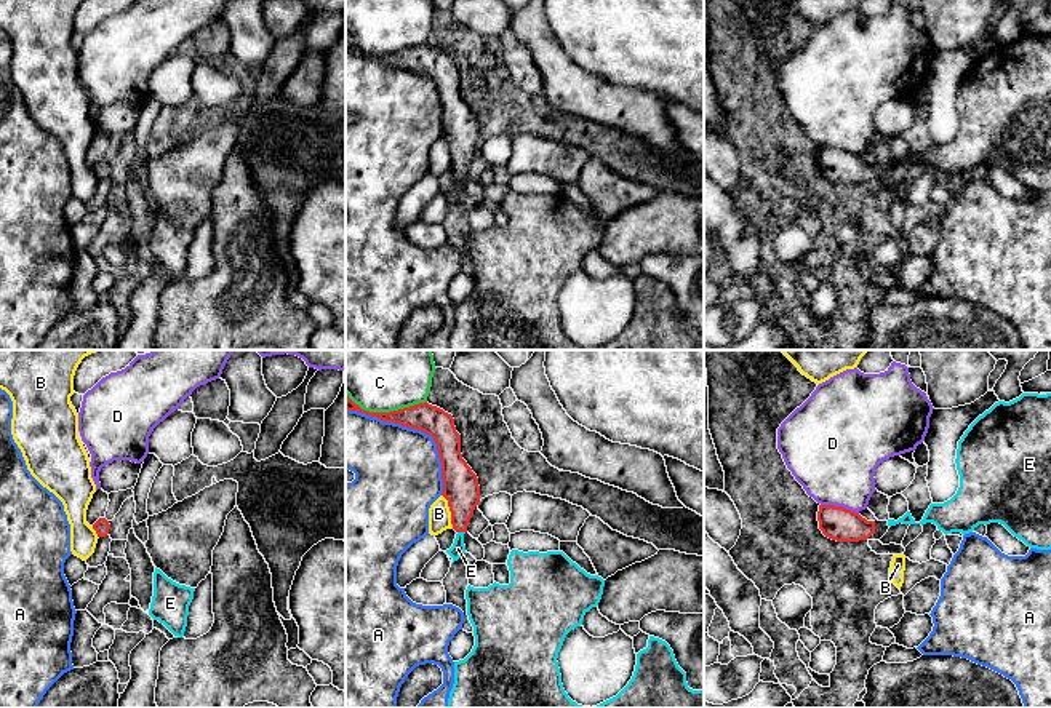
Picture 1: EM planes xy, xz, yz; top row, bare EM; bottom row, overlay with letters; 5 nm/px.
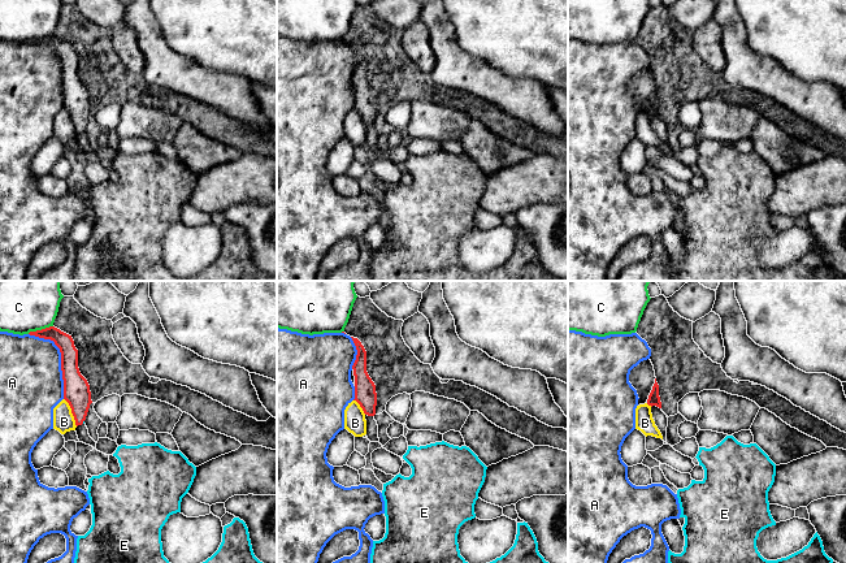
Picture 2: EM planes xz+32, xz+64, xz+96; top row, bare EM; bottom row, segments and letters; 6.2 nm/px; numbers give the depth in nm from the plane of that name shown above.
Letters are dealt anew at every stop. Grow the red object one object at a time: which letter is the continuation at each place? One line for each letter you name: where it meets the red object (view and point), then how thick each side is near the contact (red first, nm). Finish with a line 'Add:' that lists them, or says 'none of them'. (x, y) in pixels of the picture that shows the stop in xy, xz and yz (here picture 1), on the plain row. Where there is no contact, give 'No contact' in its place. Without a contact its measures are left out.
E: Touches red at xz (461, 173). Thickness 180 nm (red) against 70 nm
Add: E

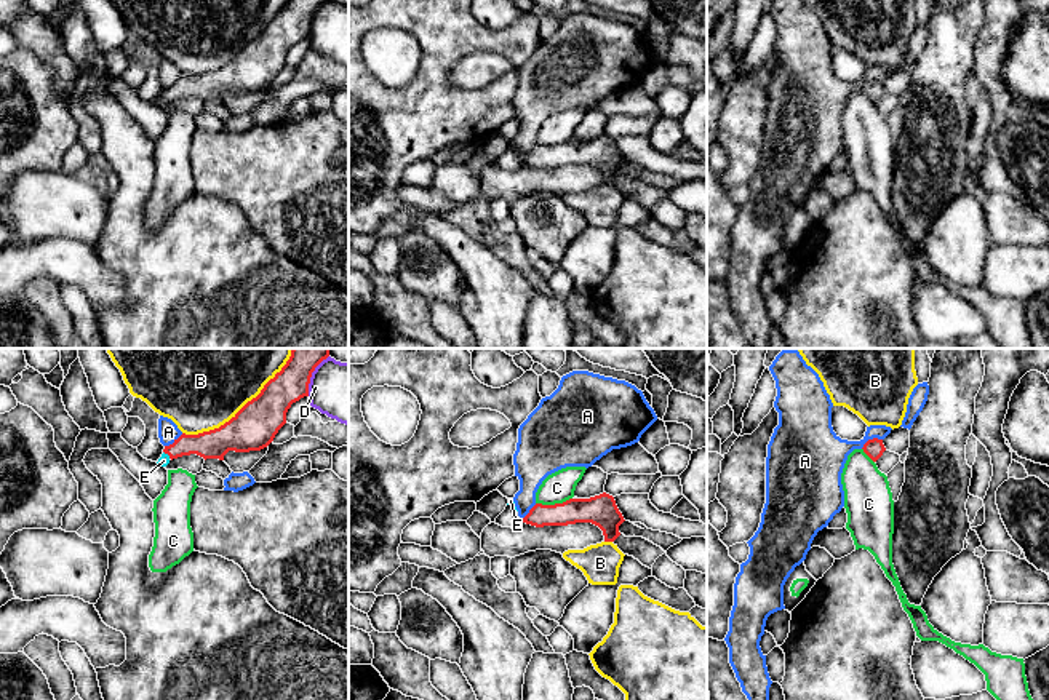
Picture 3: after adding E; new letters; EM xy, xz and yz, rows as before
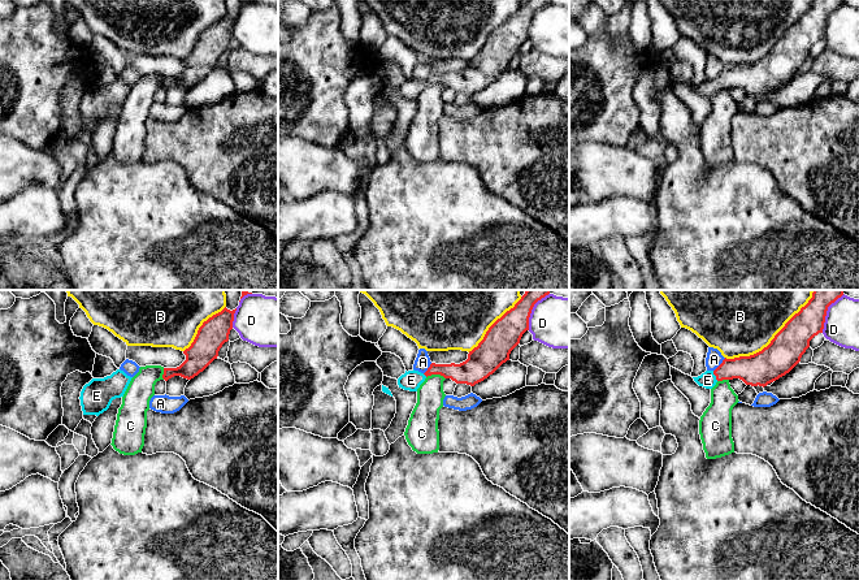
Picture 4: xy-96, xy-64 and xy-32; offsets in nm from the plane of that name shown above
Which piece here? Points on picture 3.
E: Touches red at xy (167, 95). Thickness 140 nm (red) against 60 nm
Add: E

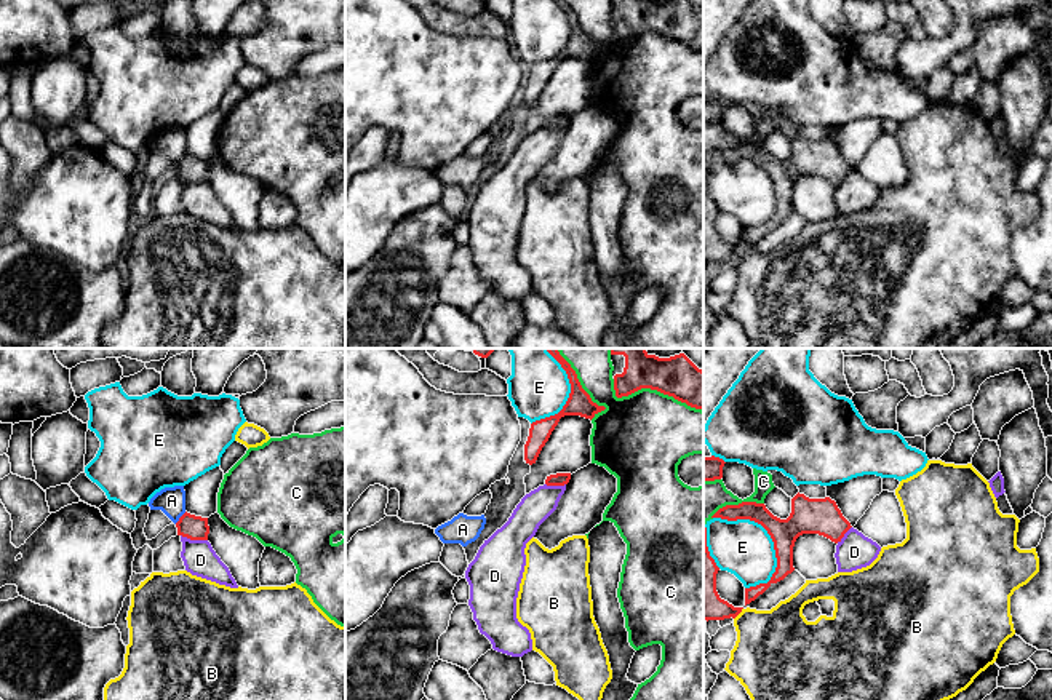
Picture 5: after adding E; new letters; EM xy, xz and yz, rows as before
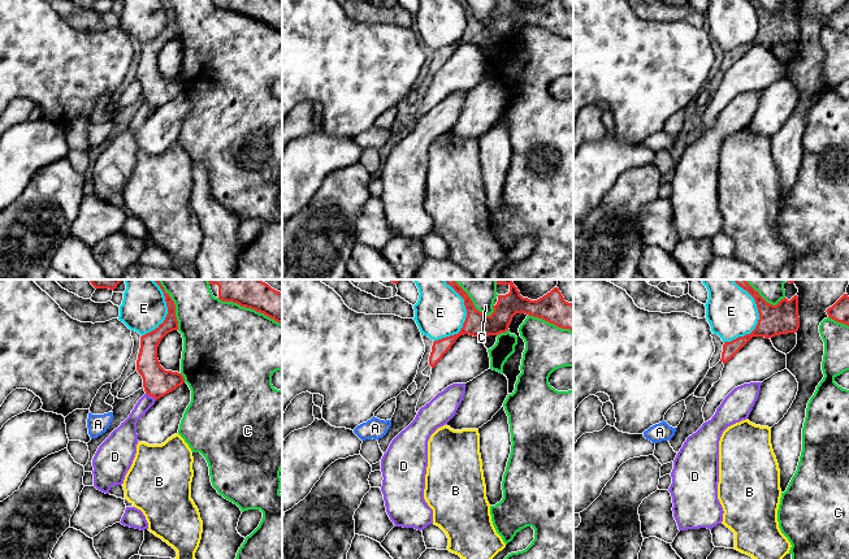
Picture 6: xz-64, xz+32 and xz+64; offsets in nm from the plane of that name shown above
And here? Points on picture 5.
Add: none of them

